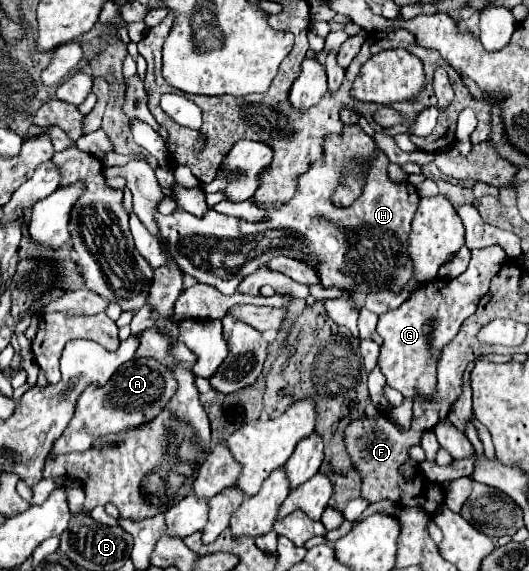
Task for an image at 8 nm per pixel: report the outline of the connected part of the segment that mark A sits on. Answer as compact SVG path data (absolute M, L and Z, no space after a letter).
M145 358L123 364L105 386L89 386L81 394L75 416L61 434L61 438L55 442L51 454L57 456L69 452L83 452L93 446L93 436L97 438L109 432L119 432L123 428L135 428L139 424L153 420L163 410L163 406L171 400L175 390L177 390L177 380L173 372L165 368L161 362L153 358Z

